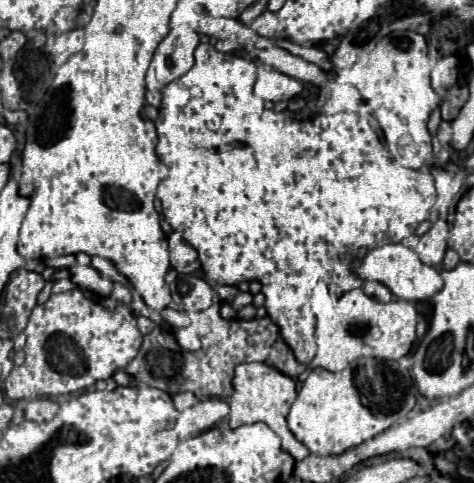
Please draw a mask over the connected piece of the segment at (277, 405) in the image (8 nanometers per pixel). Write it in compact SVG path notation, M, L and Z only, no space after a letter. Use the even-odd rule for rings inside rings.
M240 364L234 370L232 386L234 386L234 394L230 398L230 416L228 416L228 424L232 428L238 428L242 424L264 422L264 424L270 426L270 430L274 430L280 436L282 450L288 452L296 462L304 460L310 454L310 450L306 446L302 446L290 434L288 426L286 426L288 410L290 410L292 402L296 400L296 382L290 376L270 368L266 364Z

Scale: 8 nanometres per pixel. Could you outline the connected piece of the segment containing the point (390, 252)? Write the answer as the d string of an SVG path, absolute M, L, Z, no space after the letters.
M386 244L386 246L380 246L380 248L368 250L364 262L356 268L356 274L360 276L362 282L364 280L376 280L376 282L388 286L390 292L396 298L410 300L410 302L430 300L434 294L440 292L440 288L444 284L442 276L440 276L440 270L420 262L418 254L404 244Z

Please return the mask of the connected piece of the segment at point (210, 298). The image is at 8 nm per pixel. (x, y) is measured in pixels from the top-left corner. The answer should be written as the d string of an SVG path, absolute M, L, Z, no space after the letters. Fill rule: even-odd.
M200 278L200 282L194 286L194 290L190 290L190 294L184 296L184 310L194 310L194 312L206 310L214 302L216 302L214 286L210 286L206 280Z

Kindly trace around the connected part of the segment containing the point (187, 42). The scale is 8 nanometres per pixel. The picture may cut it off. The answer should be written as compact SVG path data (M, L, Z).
M176 26L162 40L160 48L168 48L170 70L174 76L186 74L194 64L194 48L200 44L200 34L192 28Z

